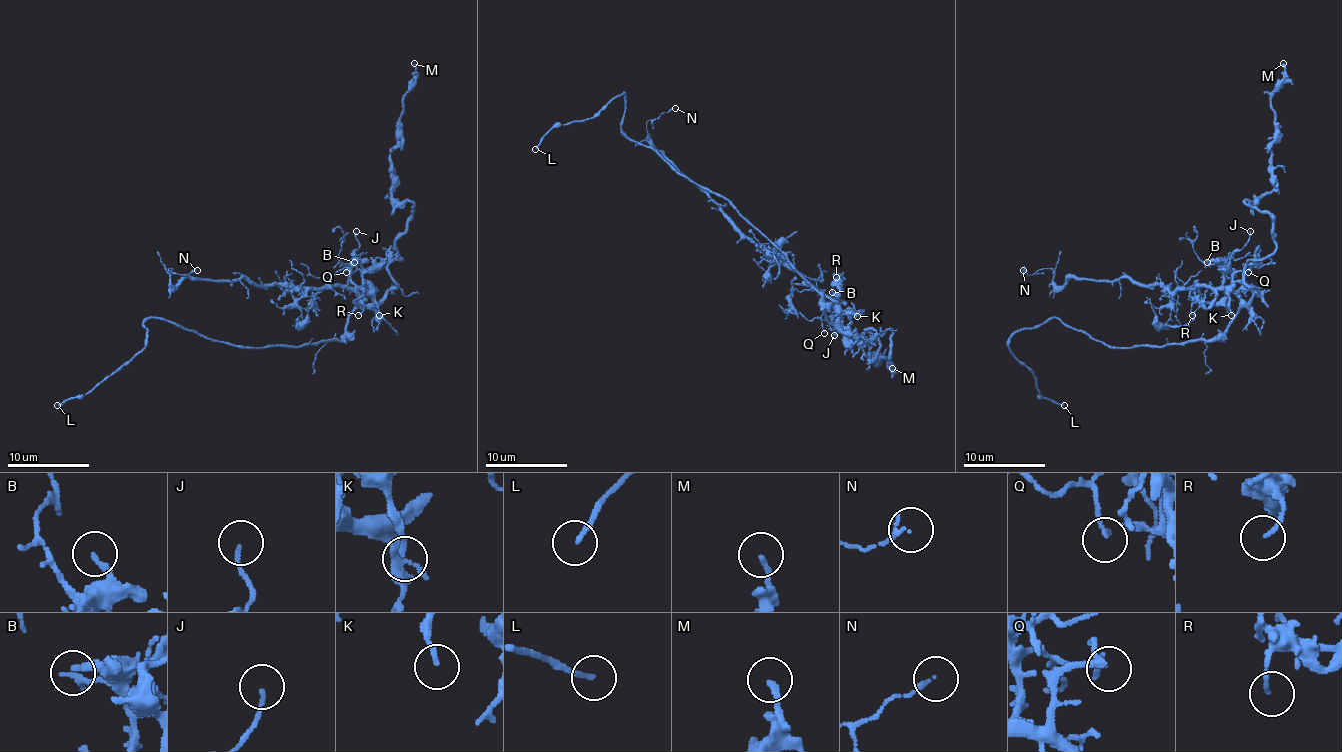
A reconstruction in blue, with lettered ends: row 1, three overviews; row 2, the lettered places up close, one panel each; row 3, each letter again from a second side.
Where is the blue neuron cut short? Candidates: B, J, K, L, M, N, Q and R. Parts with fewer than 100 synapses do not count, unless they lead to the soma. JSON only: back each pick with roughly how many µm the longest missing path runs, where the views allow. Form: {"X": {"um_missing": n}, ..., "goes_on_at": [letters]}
{"L": {"um_missing": 10}, "goes_on_at": ["L"]}

